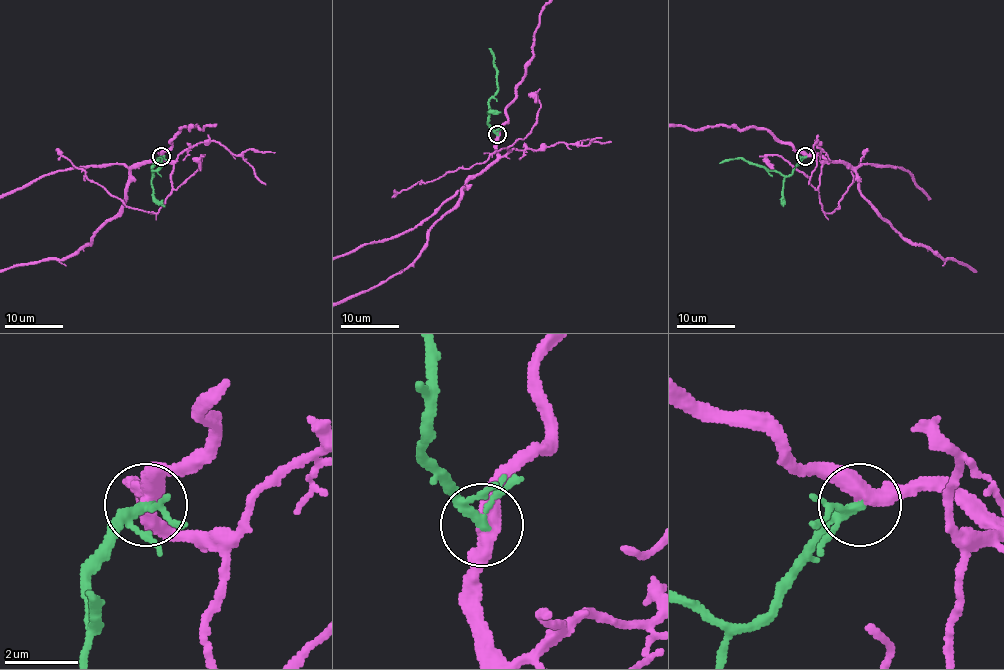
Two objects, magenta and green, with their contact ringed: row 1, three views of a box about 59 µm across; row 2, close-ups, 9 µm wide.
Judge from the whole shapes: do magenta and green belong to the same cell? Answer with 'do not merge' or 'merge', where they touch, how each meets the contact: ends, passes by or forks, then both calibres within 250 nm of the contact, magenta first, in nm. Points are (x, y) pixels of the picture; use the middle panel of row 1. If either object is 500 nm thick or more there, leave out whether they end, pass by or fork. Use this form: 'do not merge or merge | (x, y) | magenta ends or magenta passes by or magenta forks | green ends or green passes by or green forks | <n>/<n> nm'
merge | (497, 134) | magenta passes by | green forks | 440/190 nm

